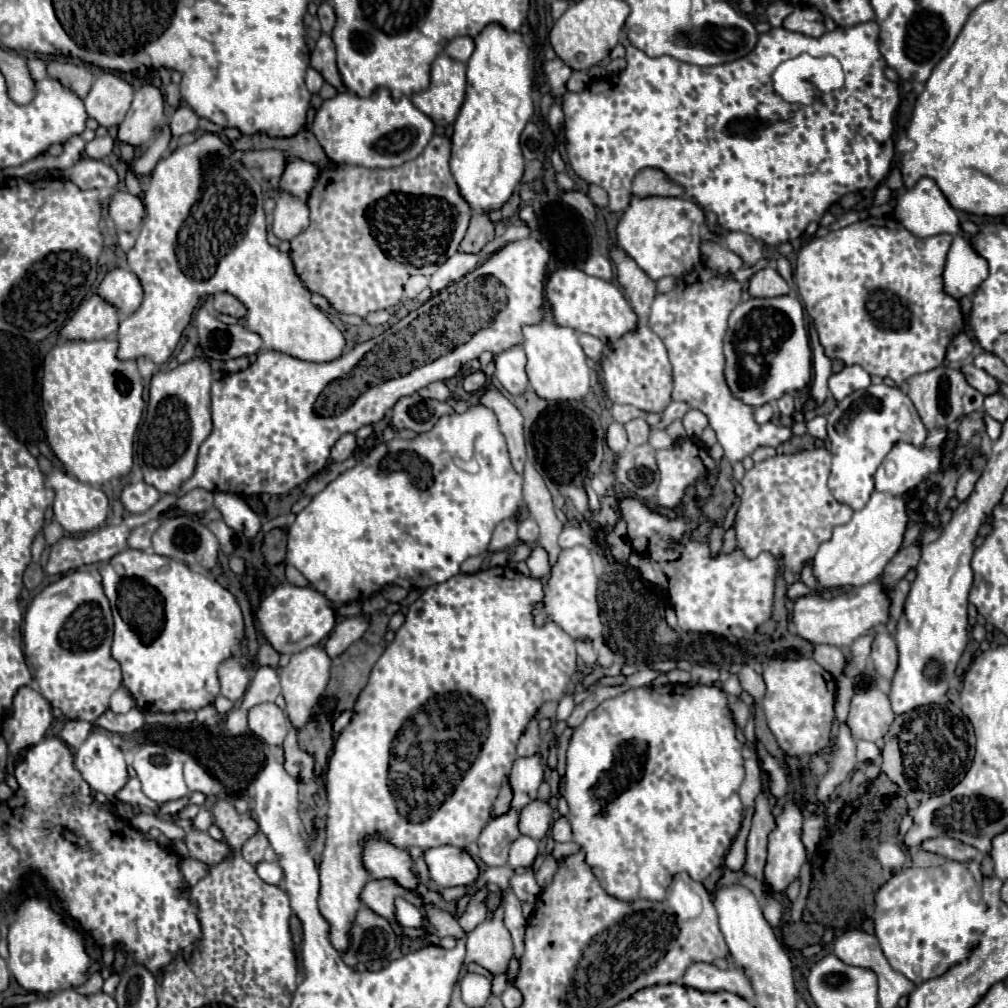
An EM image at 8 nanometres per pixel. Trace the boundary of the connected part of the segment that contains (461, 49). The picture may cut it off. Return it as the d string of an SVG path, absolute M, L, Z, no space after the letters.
M459 36L459 38L453 38L453 40L447 44L445 54L447 54L449 58L453 58L453 60L467 62L469 56L473 54L473 48L475 48L473 38L469 38L469 36Z

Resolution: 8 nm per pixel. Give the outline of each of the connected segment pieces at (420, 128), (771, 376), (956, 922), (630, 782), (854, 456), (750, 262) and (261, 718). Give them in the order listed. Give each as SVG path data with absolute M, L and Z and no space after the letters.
M379 88L369 98L359 98L351 92L339 92L331 100L323 100L311 130L329 160L337 164L395 168L423 152L433 136L435 126L411 104L407 96L403 96L399 102L393 102L391 94L385 88Z
M795 296L777 298L749 298L741 302L729 316L729 330L725 336L725 380L731 392L749 406L763 406L779 400L787 392L803 390L811 380L811 348L803 322L803 306Z
M947 860L943 866L937 868L907 868L893 878L879 890L875 898L875 936L889 960L889 964L905 974L911 982L921 984L925 980L941 976L947 968L957 962L963 962L971 948L977 944L981 932L975 928L977 916L983 916L985 902L981 896L981 888L975 884L971 872L961 862Z
M721 682L713 684L679 684L679 686L659 686L659 688L639 688L639 690L627 690L627 694L619 694L615 698L609 698L607 702L601 702L591 714L587 714L585 722L573 732L569 748L567 748L567 786L565 786L565 800L569 804L569 822L573 830L573 842L585 852L585 862L591 866L591 872L611 894L613 898L631 902L631 900L651 900L661 902L665 898L665 892L673 880L675 874L687 872L693 880L701 882L705 880L715 868L723 864L723 858L733 842L733 838L739 832L741 818L743 818L743 804L739 800L739 786L743 782L743 756L741 756L741 742L737 740L737 726L733 712L729 710L727 692L723 690Z
M871 384L869 388L855 390L853 394L837 402L833 412L827 416L827 438L829 438L829 450L833 456L831 474L829 474L829 490L841 504L851 506L853 510L861 510L869 502L869 496L875 490L873 474L895 442L903 440L913 446L923 446L927 438L927 428L923 426L921 418L917 418L915 410L911 410L911 414L915 416L915 424L911 432L903 434L895 426L899 418L899 410L905 402L907 402L907 396L899 388L885 386L885 384L877 384L877 386Z
M727 232L725 246L743 260L743 268L751 268L763 258L761 244L753 236L743 232Z
M273 702L257 704L247 712L247 716L249 728L257 736L261 736L269 746L281 746L281 742L287 736L287 718L277 704Z

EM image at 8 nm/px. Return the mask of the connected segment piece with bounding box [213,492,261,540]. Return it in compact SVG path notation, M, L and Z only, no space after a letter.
M215 492L213 506L221 512L221 516L229 528L233 528L237 532L245 532L245 536L249 540L253 540L253 536L259 532L259 528L261 528L259 516L239 496L227 494L227 492Z

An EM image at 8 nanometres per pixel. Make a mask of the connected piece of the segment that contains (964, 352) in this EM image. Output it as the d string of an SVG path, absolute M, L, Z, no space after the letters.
M961 332L961 334L957 334L953 338L951 346L947 348L947 360L949 362L955 362L955 364L957 362L963 362L963 360L967 360L971 356L973 350L975 350L975 346L973 346L971 338L965 332Z

